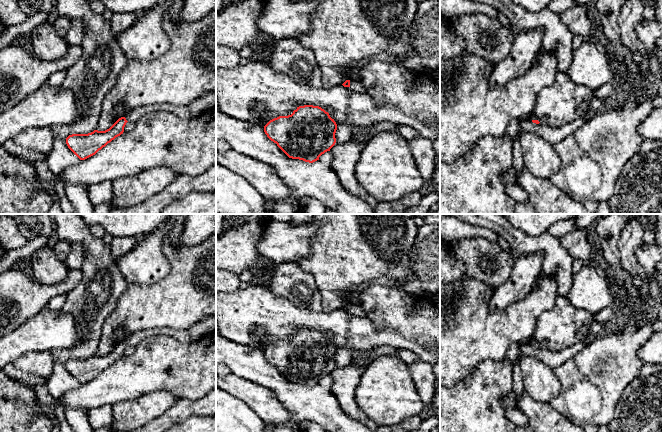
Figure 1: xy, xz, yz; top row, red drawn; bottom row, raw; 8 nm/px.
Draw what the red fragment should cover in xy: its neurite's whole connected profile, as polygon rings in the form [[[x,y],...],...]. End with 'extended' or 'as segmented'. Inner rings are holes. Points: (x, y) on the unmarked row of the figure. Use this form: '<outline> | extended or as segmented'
[[[211,315],[184,330],[161,328],[139,331],[130,335],[125,341],[119,342],[109,353],[105,355],[94,354],[88,358],[69,359],[66,362],[66,368],[80,384],[85,384],[95,379],[108,367],[123,358],[124,351],[127,346],[136,347],[141,341],[150,336],[163,334],[171,336],[182,343],[190,343],[214,332],[215,330],[216,315]]] | extended

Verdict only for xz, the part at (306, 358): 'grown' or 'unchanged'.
unchanged

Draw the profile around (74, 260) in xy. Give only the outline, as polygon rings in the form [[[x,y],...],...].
[[[71,243],[70,252],[64,263],[69,269],[81,269],[84,261],[83,246],[80,243]]]

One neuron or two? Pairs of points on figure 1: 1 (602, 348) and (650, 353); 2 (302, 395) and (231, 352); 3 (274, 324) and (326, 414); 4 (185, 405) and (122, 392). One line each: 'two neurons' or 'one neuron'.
1: two neurons
2: one neuron
3: two neurons
4: two neurons

